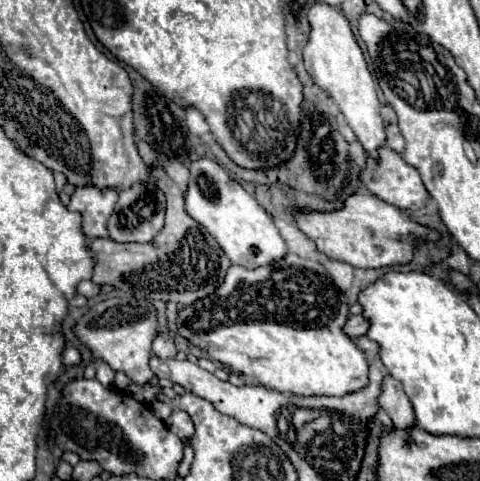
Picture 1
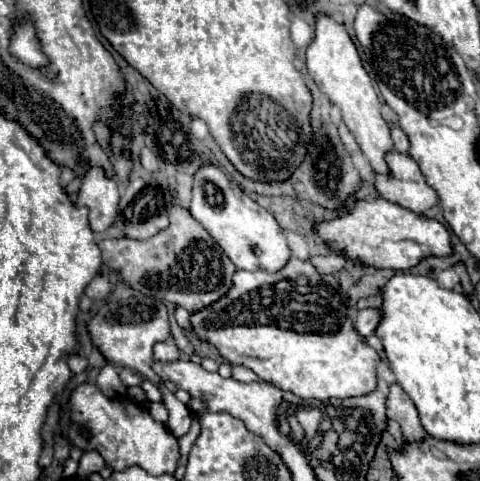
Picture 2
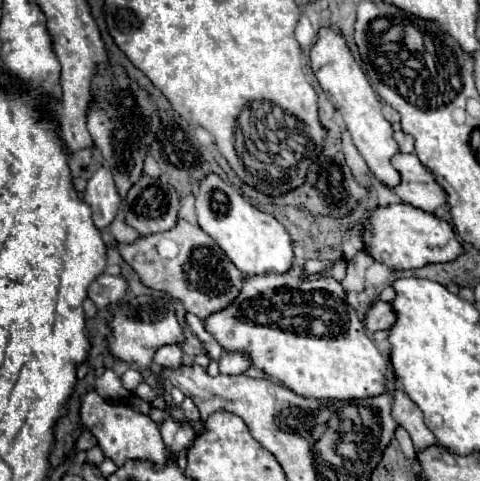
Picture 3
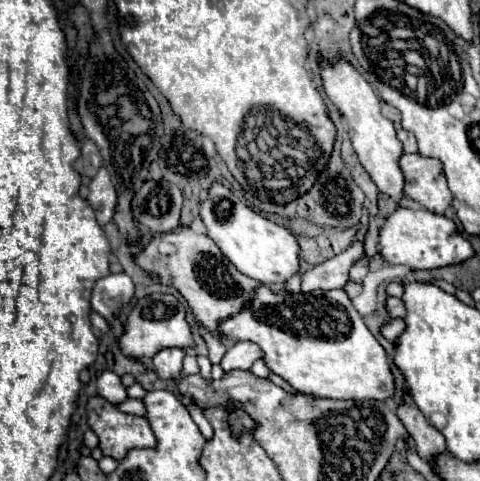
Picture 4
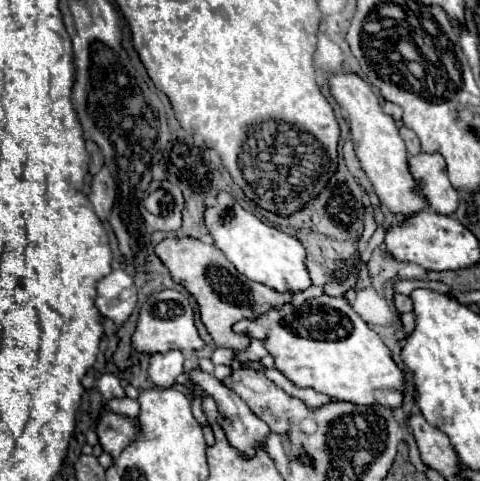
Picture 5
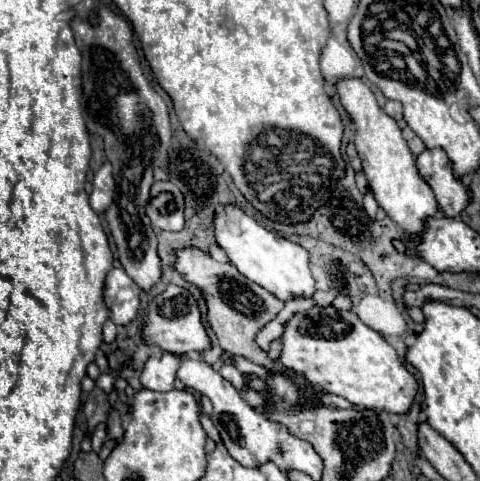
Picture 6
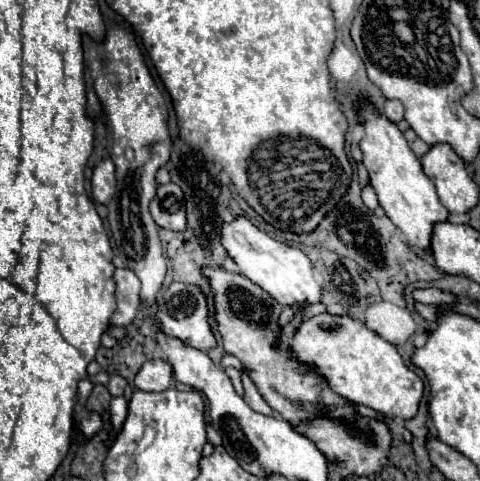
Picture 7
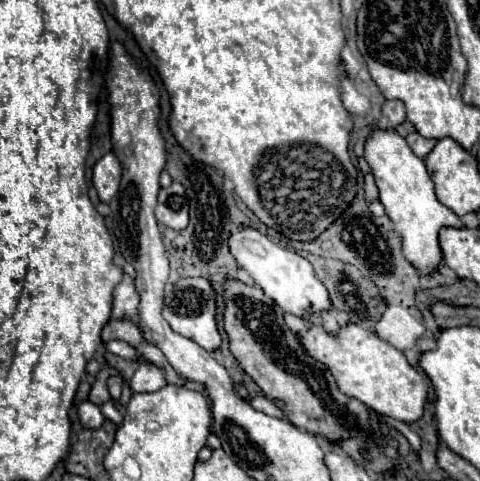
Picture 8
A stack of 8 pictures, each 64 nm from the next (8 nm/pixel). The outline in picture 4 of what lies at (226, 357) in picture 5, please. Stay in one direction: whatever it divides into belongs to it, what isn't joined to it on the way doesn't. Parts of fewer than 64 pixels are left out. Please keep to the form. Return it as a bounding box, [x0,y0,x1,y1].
[198,324,226,364]

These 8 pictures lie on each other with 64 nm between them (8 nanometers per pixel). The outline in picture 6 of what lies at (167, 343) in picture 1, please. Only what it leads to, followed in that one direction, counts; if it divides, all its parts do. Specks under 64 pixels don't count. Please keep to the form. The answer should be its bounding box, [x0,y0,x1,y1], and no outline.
[140,354,182,392]

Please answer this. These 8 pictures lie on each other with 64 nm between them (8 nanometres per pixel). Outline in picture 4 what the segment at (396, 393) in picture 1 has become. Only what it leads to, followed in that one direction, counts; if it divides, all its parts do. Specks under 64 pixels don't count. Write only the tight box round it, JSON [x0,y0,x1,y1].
[396,398,446,462]

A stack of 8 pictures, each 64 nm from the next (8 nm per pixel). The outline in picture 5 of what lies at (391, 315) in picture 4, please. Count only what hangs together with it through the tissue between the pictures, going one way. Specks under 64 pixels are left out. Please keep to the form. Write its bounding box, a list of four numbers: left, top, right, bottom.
[394,294,412,314]

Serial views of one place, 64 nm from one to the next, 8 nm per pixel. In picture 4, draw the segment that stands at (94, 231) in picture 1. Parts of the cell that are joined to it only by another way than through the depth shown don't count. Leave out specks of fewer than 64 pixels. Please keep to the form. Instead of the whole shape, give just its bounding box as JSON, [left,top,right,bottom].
[86,168,118,226]

